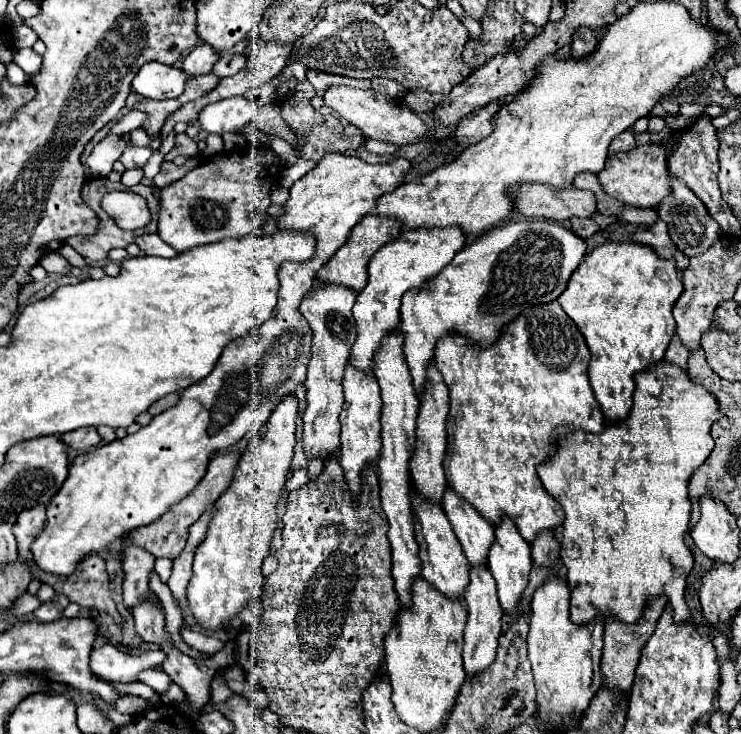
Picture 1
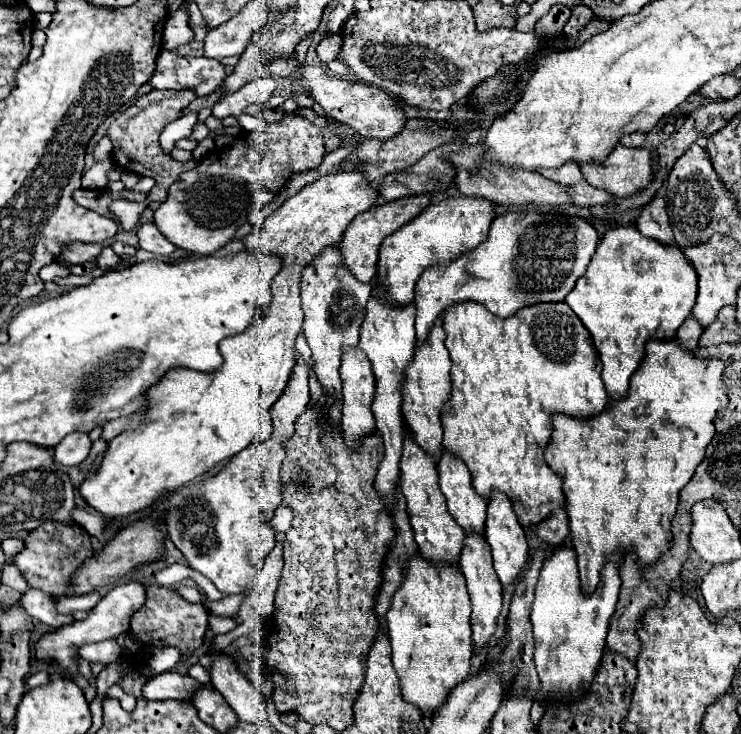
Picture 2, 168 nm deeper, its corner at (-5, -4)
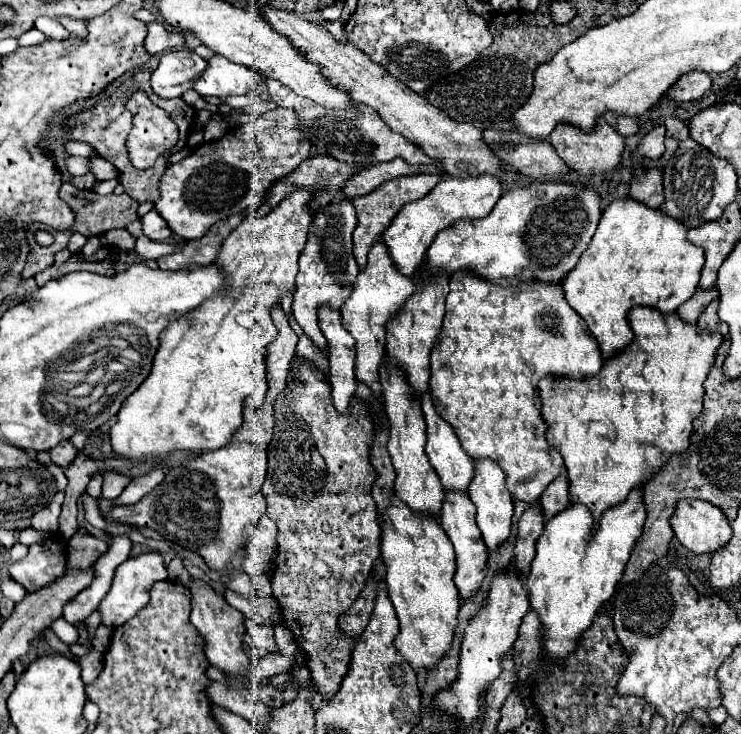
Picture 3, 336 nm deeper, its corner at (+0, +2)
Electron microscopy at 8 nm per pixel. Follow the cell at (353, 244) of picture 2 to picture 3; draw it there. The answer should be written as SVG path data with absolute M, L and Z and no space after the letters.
M423 172L413 174L413 176L401 176L401 178L395 178L391 182L383 182L371 194L353 200L353 204L357 208L357 218L359 218L359 224L357 224L355 232L353 232L353 244L355 244L353 254L355 254L355 260L357 260L357 264L361 268L367 264L367 252L369 252L371 244L375 244L375 240L383 234L383 230L389 228L391 220L401 210L401 206L405 206L411 200L419 200L419 198L427 196L441 178L443 178L443 174L423 174Z

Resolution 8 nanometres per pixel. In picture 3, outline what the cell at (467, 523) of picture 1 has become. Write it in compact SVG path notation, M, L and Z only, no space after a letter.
M429 390L421 396L421 410L423 410L423 416L425 416L425 424L427 424L427 446L425 446L425 452L429 456L431 466L437 470L443 488L445 490L451 490L451 488L467 490L467 486L469 486L469 482L473 478L473 462L465 454L465 450L461 448L461 442L459 442L453 426L449 422L445 422L437 414L437 410L435 410L435 406L431 402L431 392Z

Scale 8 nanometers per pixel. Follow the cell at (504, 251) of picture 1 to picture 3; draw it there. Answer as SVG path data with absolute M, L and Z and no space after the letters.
M533 182L531 186L519 186L503 194L491 214L481 220L459 220L447 230L439 232L427 252L427 268L431 272L445 270L449 274L457 270L471 270L485 280L499 286L515 286L521 280L537 278L545 282L561 282L579 262L587 250L601 218L601 196L589 186L577 186L567 182Z

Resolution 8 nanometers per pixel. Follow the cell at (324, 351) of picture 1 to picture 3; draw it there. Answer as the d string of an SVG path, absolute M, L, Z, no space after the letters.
M333 200L327 206L319 208L313 216L307 244L299 256L299 274L295 280L295 294L293 294L293 316L297 324L303 328L303 332L313 340L315 346L325 350L325 338L321 330L317 328L317 308L321 304L329 304L331 308L339 308L359 274L359 266L353 256L353 240L351 234L357 226L357 212L353 206L353 200Z

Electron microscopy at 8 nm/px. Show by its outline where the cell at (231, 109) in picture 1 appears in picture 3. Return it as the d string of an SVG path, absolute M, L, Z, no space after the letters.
M211 56L207 60L207 70L197 78L193 90L197 90L203 98L225 98L233 94L247 94L257 82L261 82L261 76L255 74L255 70L227 62L227 58Z

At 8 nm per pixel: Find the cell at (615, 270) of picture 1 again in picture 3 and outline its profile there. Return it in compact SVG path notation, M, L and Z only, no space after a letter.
M617 198L605 208L597 232L593 234L593 240L583 252L579 264L565 276L563 280L565 298L571 304L571 308L585 318L589 330L599 342L603 358L609 358L617 354L617 350L623 350L633 338L627 322L629 308L633 308L635 304L643 304L657 308L663 314L675 312L679 304L689 300L695 288L699 286L699 274L703 262L705 262L703 248L693 246L689 242L687 228L681 222L675 222L663 210L651 210L647 206L641 206L639 200Z

